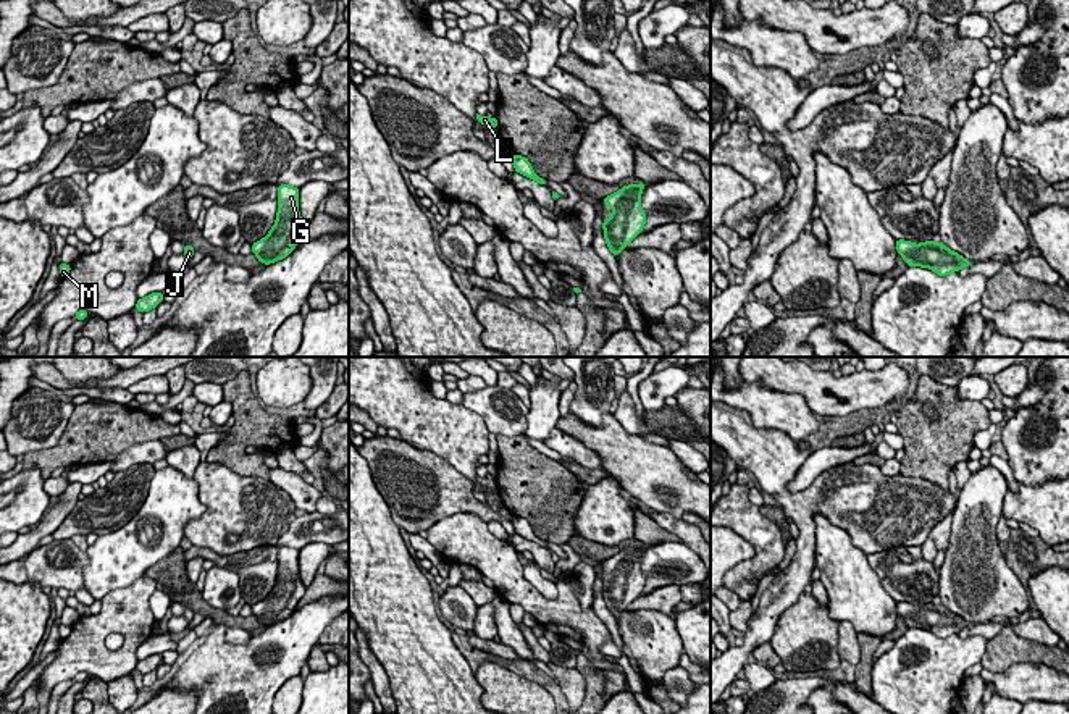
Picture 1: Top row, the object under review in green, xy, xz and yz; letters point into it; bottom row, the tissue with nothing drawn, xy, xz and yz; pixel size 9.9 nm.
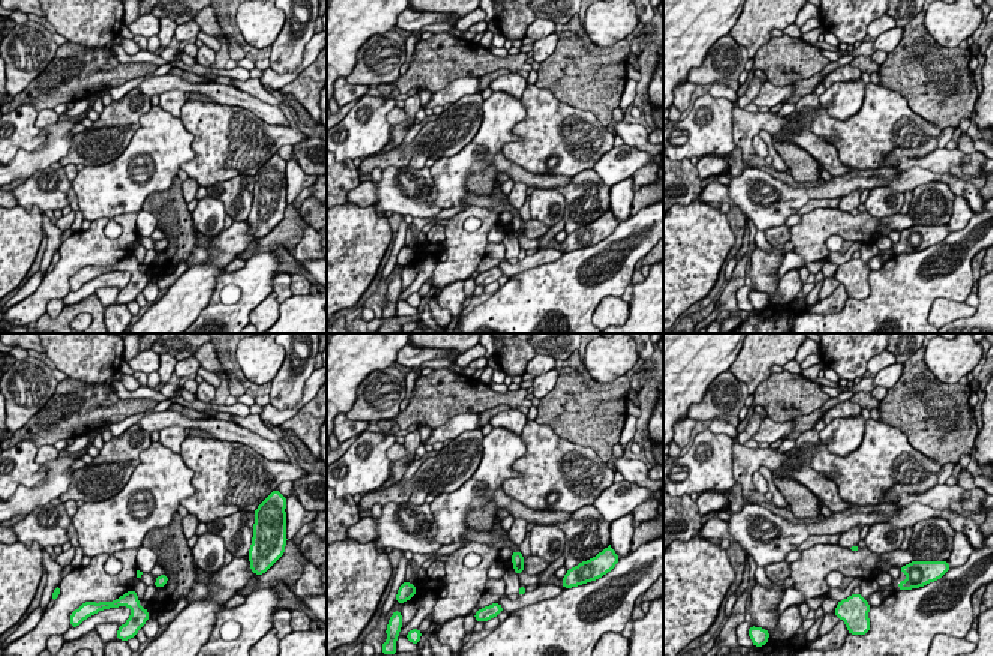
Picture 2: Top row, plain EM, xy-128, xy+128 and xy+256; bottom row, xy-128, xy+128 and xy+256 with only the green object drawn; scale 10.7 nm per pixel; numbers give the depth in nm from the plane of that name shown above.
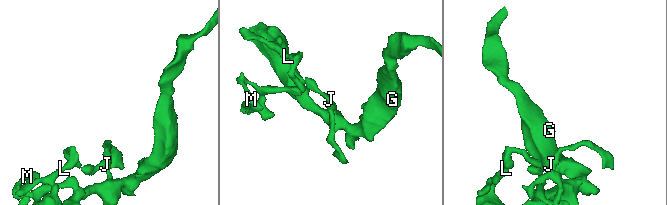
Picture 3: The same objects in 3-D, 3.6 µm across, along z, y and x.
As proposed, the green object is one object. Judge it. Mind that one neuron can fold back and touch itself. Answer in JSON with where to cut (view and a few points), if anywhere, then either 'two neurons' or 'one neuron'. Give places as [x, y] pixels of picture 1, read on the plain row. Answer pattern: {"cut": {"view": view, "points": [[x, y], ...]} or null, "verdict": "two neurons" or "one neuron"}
{"cut": null, "verdict": "one neuron"}

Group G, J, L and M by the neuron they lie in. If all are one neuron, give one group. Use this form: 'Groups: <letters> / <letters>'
Groups: G J L M

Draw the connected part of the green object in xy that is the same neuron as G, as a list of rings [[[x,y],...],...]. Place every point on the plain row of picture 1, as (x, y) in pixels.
[[[278,548],[278,575],[270,594],[252,606],[252,615],[260,625],[270,627],[286,620],[304,598],[307,588],[299,575],[299,549]]]

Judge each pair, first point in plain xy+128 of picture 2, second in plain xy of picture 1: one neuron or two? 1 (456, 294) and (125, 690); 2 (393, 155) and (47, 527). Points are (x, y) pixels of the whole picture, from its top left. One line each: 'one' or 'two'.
1: one
2: two

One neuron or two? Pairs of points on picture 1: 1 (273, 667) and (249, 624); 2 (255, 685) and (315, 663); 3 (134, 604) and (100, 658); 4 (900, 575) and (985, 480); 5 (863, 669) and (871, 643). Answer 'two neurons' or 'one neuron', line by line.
1: two neurons
2: two neurons
3: one neuron
4: two neurons
5: one neuron

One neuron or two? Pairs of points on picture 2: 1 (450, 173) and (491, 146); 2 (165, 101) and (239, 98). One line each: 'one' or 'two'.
1: one
2: two

